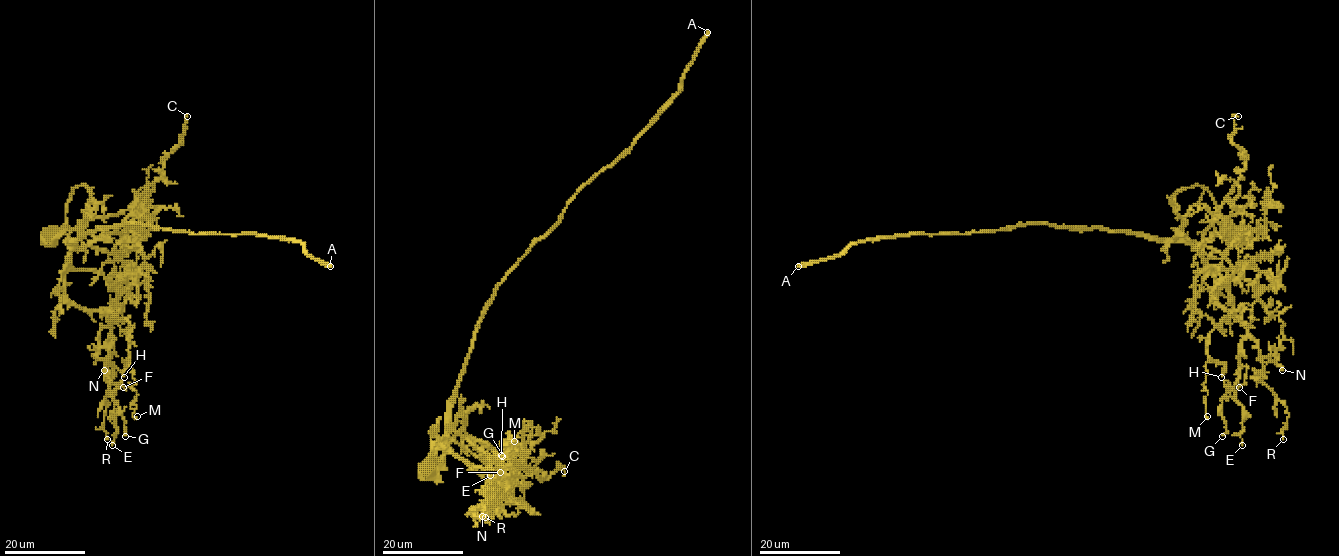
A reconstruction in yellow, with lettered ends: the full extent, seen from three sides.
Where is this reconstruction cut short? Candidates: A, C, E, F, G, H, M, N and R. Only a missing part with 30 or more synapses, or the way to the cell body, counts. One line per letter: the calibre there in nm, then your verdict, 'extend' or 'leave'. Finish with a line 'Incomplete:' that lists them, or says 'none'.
A: 480 nm | extend
C: 140 nm | leave
E: 150 nm | leave
F: 160 nm | leave
G: 220 nm | leave
H: 110 nm | leave
M: 140 nm | leave
N: 400 nm | leave
R: 90 nm | leave
Incomplete: A

